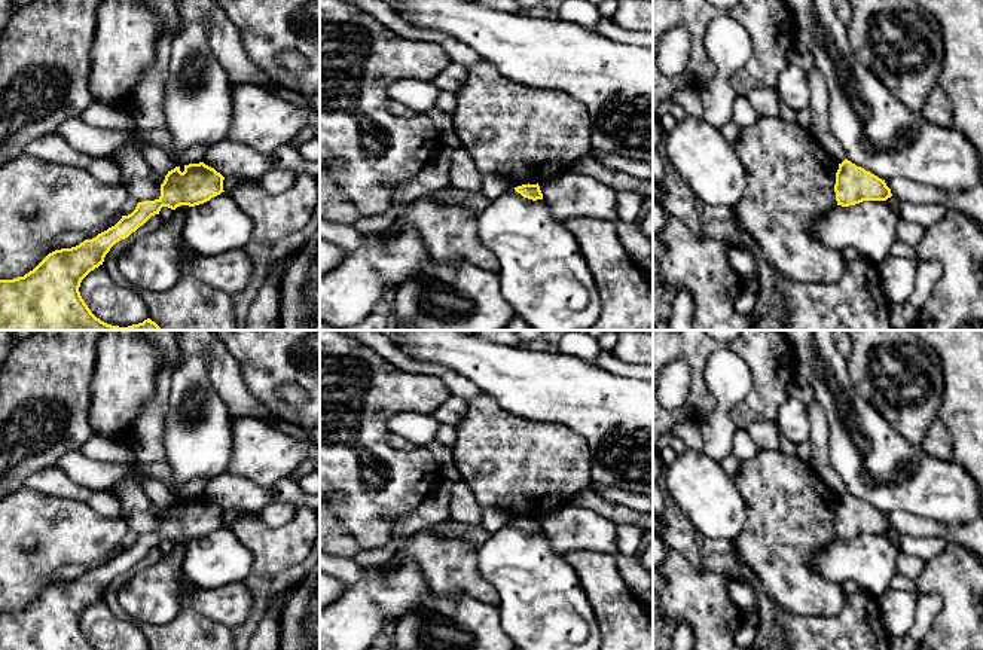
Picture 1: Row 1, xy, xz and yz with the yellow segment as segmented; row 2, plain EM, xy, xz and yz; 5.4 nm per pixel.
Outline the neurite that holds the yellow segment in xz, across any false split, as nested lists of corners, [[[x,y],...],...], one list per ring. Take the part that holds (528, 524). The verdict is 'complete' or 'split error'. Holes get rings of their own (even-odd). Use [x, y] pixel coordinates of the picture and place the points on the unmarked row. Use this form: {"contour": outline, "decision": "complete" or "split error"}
{"contour": [[[529,516],[522,518],[522,519],[515,521],[515,524],[518,527],[520,527],[523,531],[528,531],[528,532],[532,532],[532,534],[543,532],[543,527],[540,524],[538,516],[537,518],[529,518]]], "decision": "complete"}

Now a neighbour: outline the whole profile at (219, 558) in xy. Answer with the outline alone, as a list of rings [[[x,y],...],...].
[[[229,527],[190,540],[184,550],[183,574],[202,589],[242,583],[251,573],[253,555]]]

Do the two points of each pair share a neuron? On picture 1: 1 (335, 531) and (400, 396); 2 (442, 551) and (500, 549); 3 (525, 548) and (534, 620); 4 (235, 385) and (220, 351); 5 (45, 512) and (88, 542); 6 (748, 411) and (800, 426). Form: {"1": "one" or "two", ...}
{"1": "two", "2": "two", "3": "one", "4": "one", "5": "one", "6": "two"}

